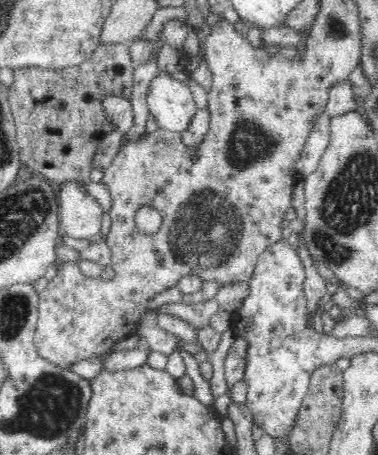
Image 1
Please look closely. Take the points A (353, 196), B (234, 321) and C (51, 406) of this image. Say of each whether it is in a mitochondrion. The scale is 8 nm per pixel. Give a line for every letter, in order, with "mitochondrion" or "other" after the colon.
A: mitochondrion
B: other
C: mitochondrion

